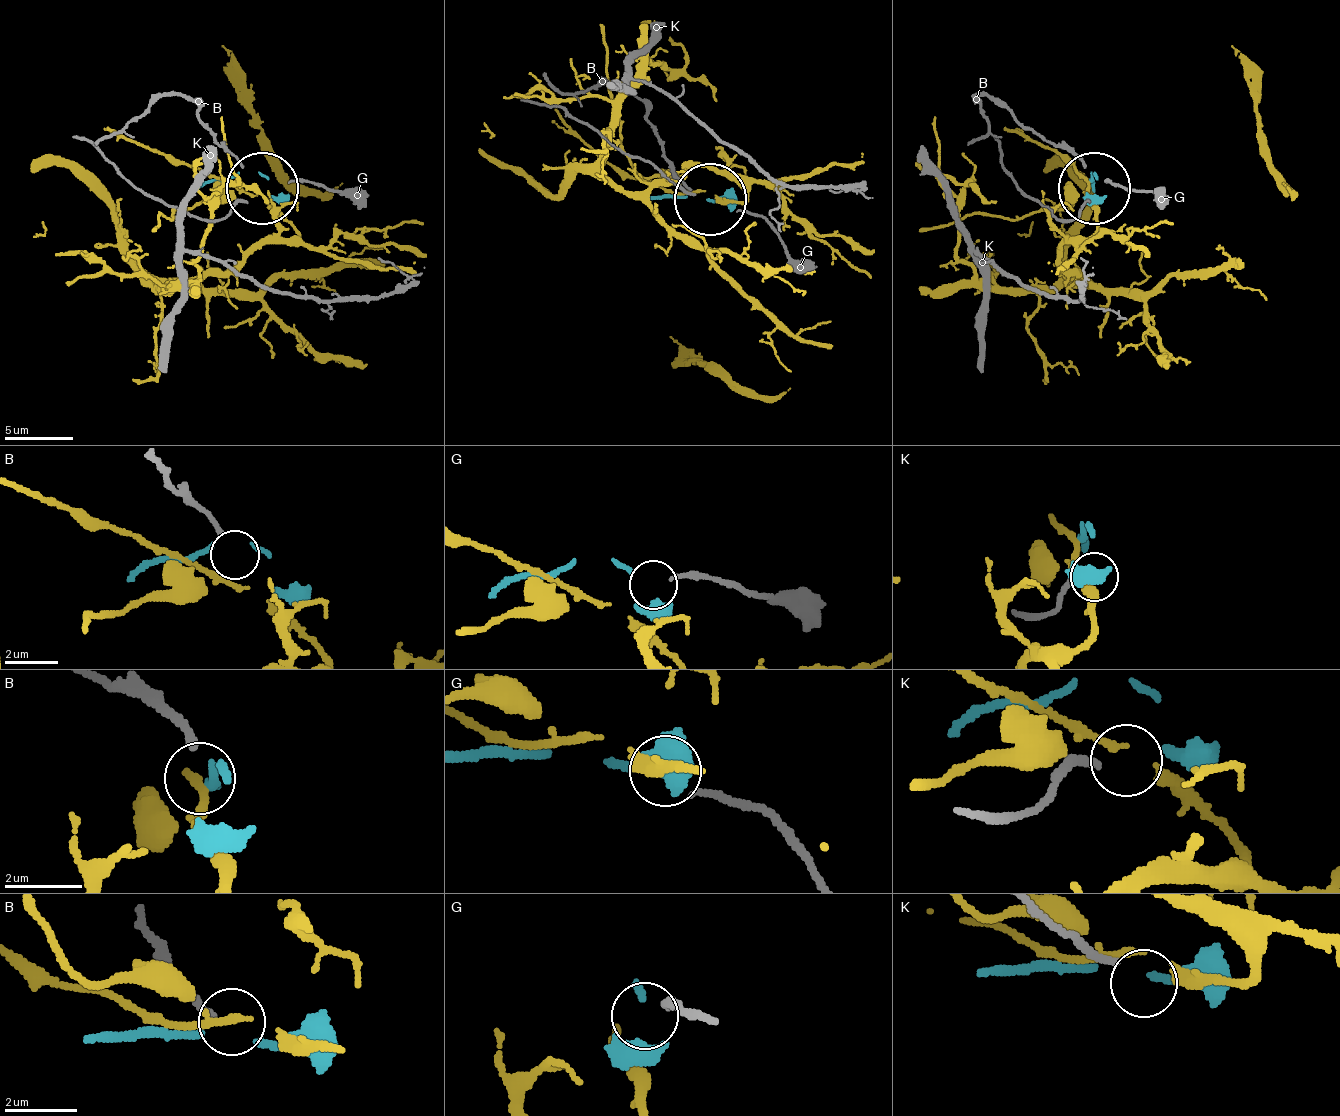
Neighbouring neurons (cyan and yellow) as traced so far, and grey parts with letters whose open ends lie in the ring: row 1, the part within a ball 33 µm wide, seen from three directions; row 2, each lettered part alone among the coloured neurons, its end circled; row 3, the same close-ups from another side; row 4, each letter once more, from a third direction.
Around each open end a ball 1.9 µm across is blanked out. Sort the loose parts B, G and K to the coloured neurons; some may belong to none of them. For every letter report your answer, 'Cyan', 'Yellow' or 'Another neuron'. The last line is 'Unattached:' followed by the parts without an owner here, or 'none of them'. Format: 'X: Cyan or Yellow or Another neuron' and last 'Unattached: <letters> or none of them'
B: Another neuron
G: Cyan
K: Another neuron
Unattached: B, K

